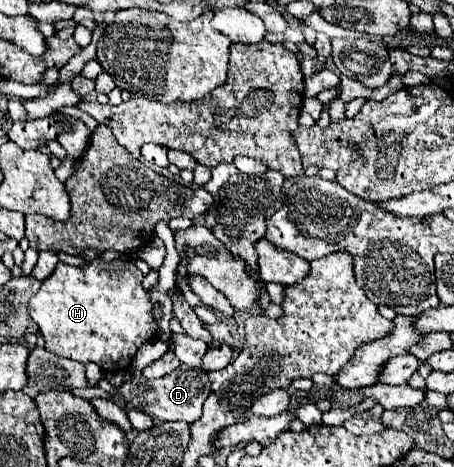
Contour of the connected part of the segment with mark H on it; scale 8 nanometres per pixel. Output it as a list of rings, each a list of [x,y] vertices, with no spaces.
[[[93,260],[89,266],[75,268],[59,262],[55,272],[41,284],[39,292],[29,300],[29,316],[39,326],[39,334],[45,340],[45,348],[61,358],[71,358],[81,364],[95,362],[103,370],[127,370],[135,352],[157,334],[157,322],[151,314],[151,302],[147,290],[141,286],[143,274],[133,262]]]

